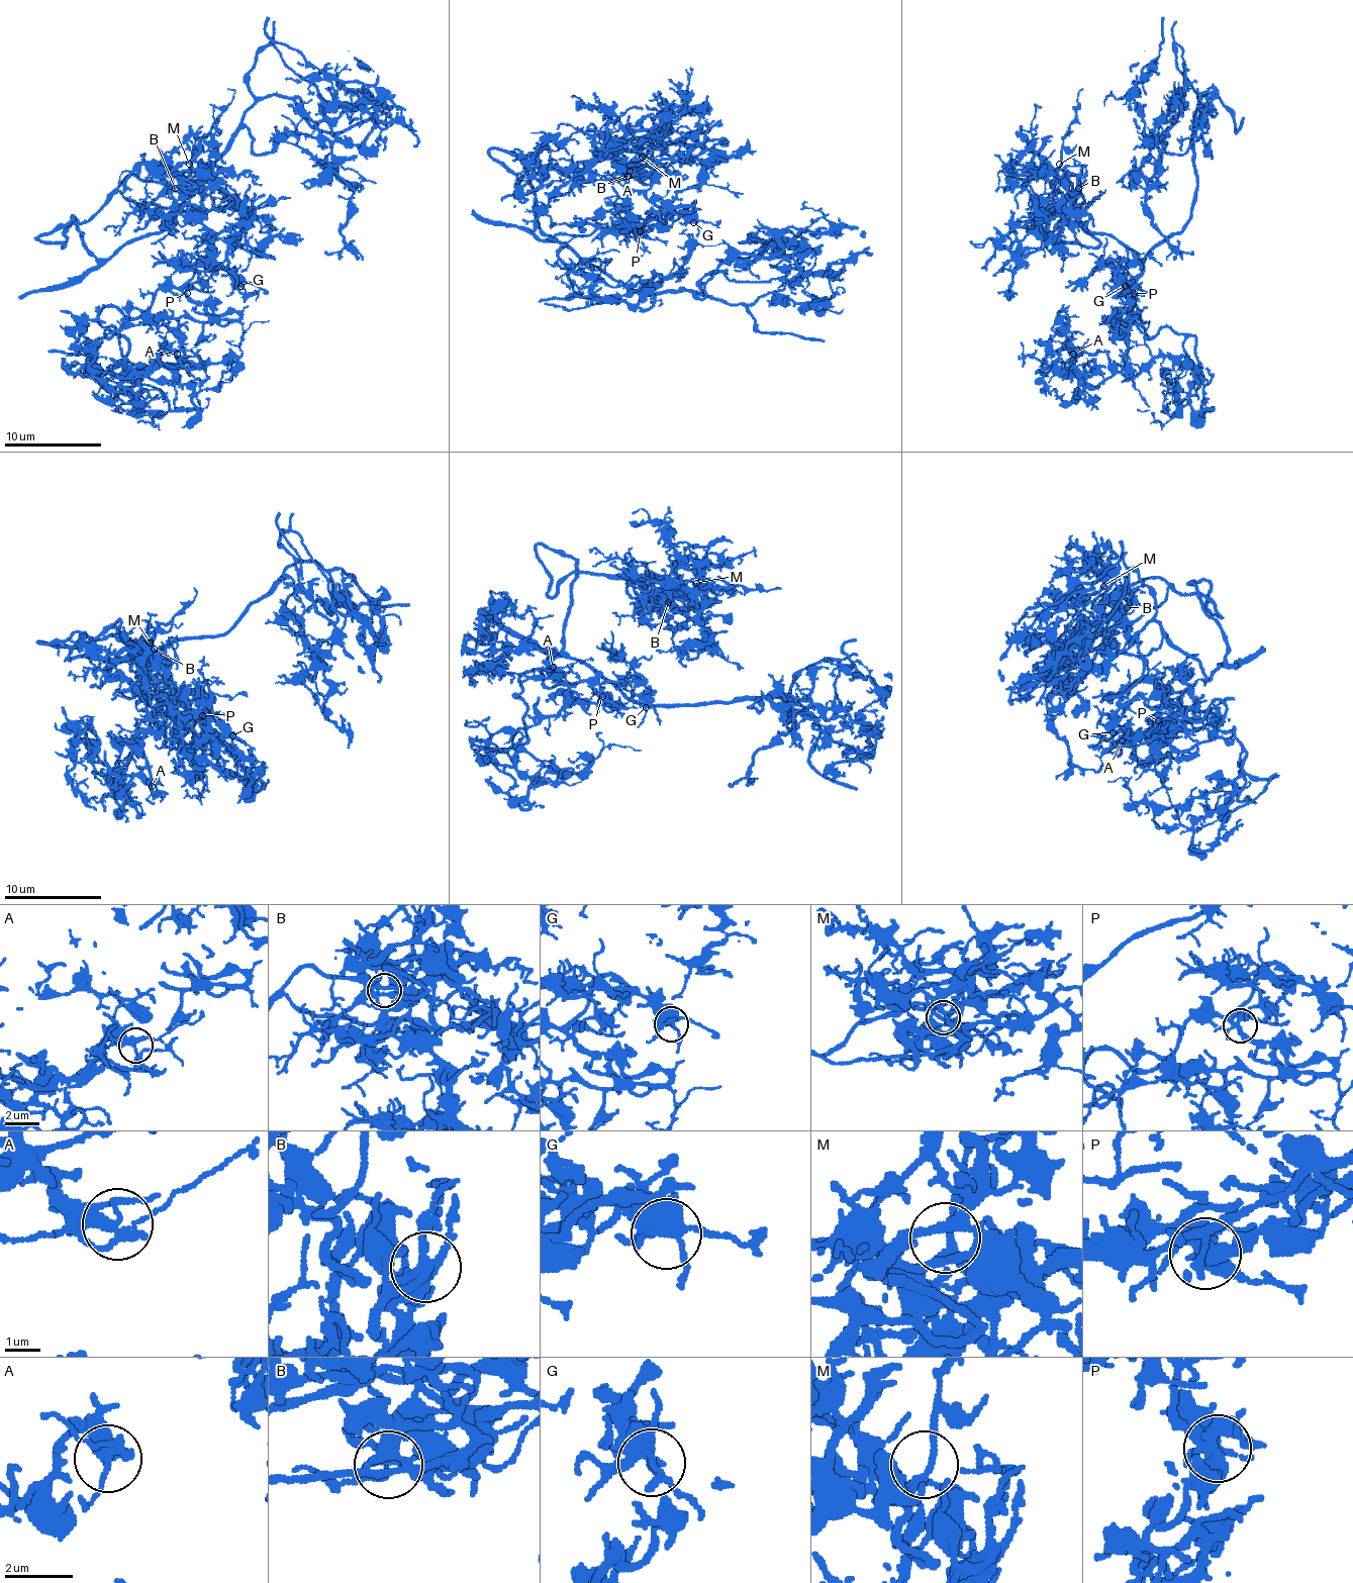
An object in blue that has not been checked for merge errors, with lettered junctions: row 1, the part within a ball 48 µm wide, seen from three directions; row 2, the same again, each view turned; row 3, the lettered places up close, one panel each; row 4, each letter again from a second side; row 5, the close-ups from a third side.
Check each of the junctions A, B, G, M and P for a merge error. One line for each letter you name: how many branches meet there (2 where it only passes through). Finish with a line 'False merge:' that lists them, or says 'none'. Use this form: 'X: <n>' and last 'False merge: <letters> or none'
False merge: none

